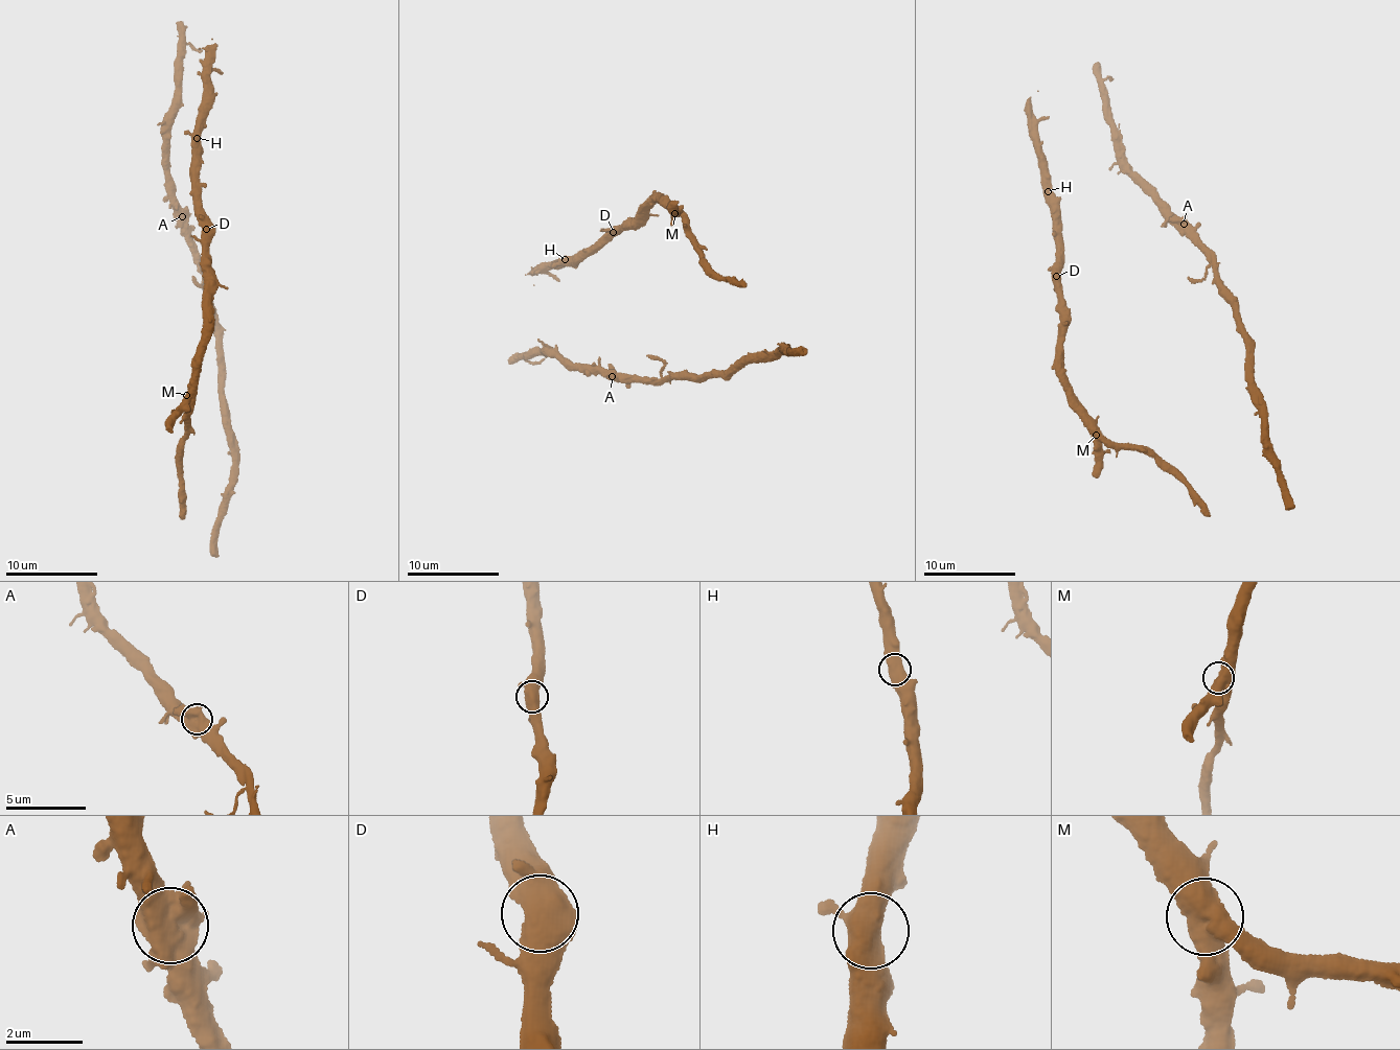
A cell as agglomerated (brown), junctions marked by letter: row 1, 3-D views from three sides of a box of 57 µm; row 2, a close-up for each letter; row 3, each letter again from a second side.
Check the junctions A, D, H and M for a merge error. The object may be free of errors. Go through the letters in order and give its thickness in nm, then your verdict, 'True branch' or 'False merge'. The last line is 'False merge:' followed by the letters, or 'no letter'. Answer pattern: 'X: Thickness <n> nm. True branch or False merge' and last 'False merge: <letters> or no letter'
A: Thickness 650 nm. True branch
D: Thickness 480 nm. True branch
H: Thickness 480 nm. True branch
M: Thickness 500 nm. True branch
False merge: no letter

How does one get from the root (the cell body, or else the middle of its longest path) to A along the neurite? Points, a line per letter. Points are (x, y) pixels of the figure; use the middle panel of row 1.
A: (525, 352), (550, 346), (576, 366), (588, 364), (612, 377)

